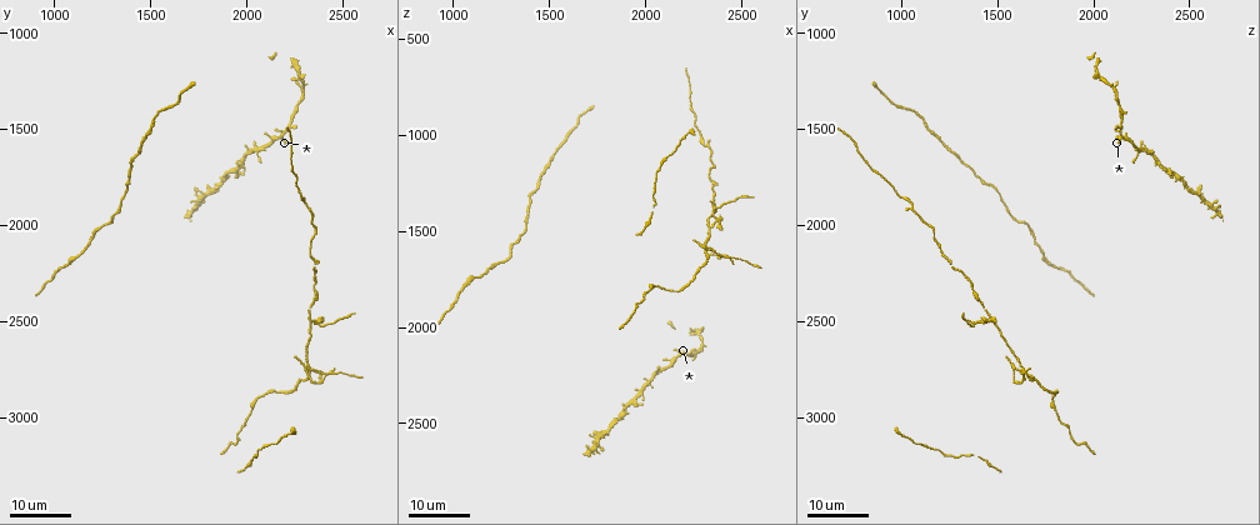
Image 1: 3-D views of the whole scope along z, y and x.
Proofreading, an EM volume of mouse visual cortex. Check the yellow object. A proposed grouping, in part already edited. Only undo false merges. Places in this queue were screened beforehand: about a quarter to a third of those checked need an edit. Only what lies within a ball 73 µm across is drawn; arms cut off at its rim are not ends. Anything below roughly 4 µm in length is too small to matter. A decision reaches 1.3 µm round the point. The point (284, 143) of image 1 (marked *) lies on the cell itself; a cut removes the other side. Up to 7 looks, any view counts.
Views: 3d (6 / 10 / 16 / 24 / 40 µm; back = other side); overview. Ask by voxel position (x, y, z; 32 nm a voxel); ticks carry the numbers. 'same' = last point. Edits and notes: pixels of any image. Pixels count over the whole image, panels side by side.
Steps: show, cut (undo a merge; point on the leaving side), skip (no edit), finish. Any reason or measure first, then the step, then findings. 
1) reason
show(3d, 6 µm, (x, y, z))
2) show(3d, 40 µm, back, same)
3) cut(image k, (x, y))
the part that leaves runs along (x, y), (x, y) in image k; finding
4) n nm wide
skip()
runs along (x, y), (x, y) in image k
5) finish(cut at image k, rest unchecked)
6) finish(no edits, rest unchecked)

four-way junction
show(3d, 24 µm, (2160, 1550, 2160))

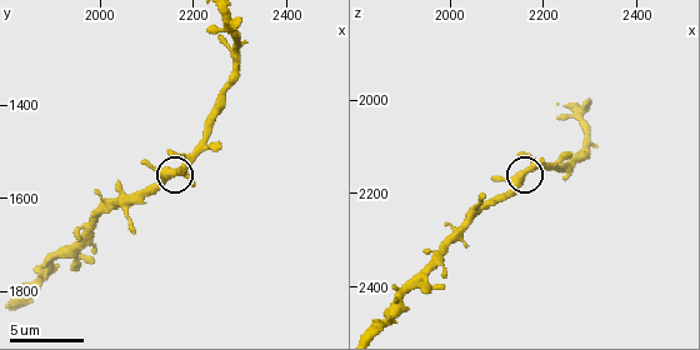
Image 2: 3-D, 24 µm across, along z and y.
closer look
show(3d, 10 µm, same)

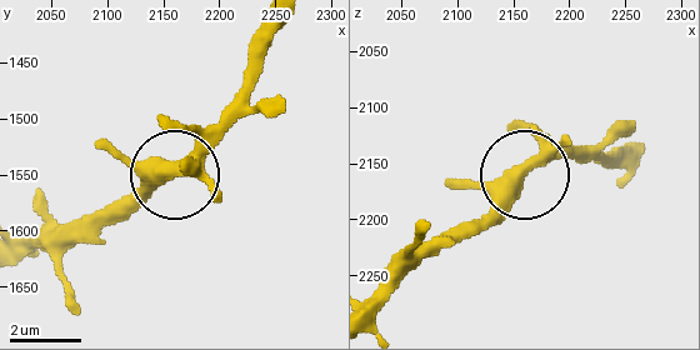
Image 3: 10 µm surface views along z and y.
show(3d, 6 µm, same)

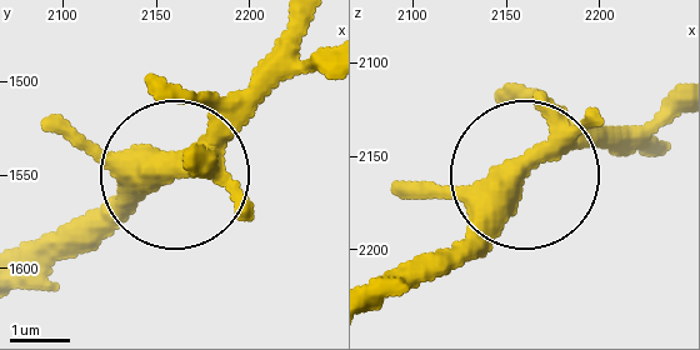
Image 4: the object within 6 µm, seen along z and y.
370 nm wide
skip()
all the same cell

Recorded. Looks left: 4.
sudden change in width
show(3d, 16 µm, (2200, 2880, 1780))

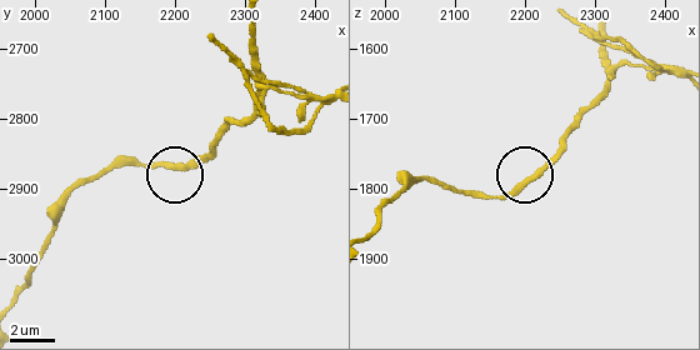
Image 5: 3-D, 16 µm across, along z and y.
closer look
show(3d, 10 µm, (2210, 2870, 1780))

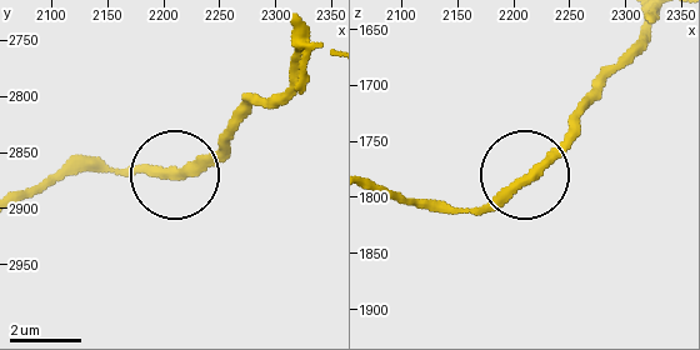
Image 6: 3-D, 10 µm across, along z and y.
280 nm wide
skip()
runs along (293, 46), (290, 83), (213, 151), (168, 173), (99, 173) in image 6; one cell here

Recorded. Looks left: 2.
side arm on a straight run
show(3d, 16 µm, (2300, 1900, 1060))

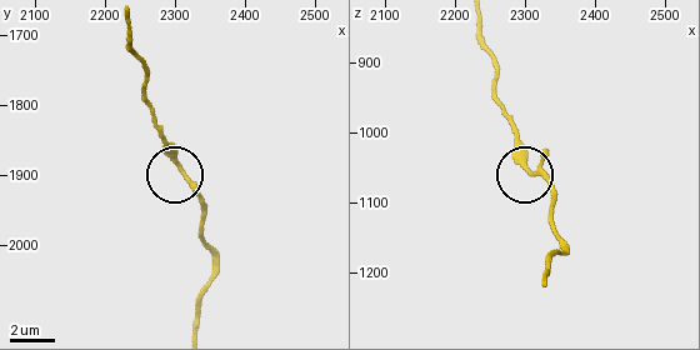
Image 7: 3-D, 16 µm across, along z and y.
closer look
show(3d, 6 µm, (2310, 1890, 1060))

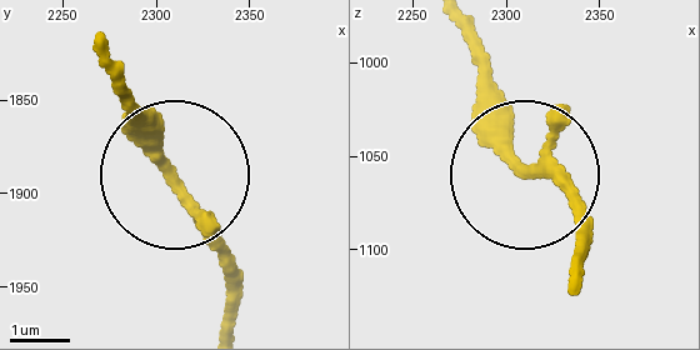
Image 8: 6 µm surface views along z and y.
skip()
one cell here

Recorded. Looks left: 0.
finish(no edits, rest unchecked)

